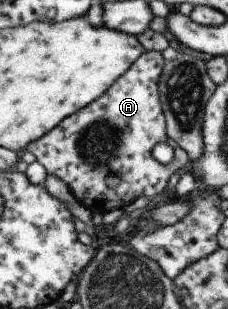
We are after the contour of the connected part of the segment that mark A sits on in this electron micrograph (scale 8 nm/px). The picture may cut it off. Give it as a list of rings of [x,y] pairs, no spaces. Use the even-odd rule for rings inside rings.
[[[154,51],[143,53],[143,58],[127,72],[103,97],[98,98],[87,110],[73,114],[67,122],[61,122],[59,128],[32,142],[27,150],[32,152],[41,164],[47,167],[51,174],[64,180],[78,202],[89,208],[93,214],[105,214],[114,208],[124,209],[133,204],[137,198],[155,197],[165,191],[168,181],[178,170],[185,169],[189,164],[188,155],[182,150],[166,132],[166,119],[160,104],[159,78],[165,67],[163,54]],[[158,143],[168,143],[174,151],[175,157],[169,165],[161,165],[153,159],[151,150]],[[117,174],[122,183],[117,188],[107,184],[107,178]]]

